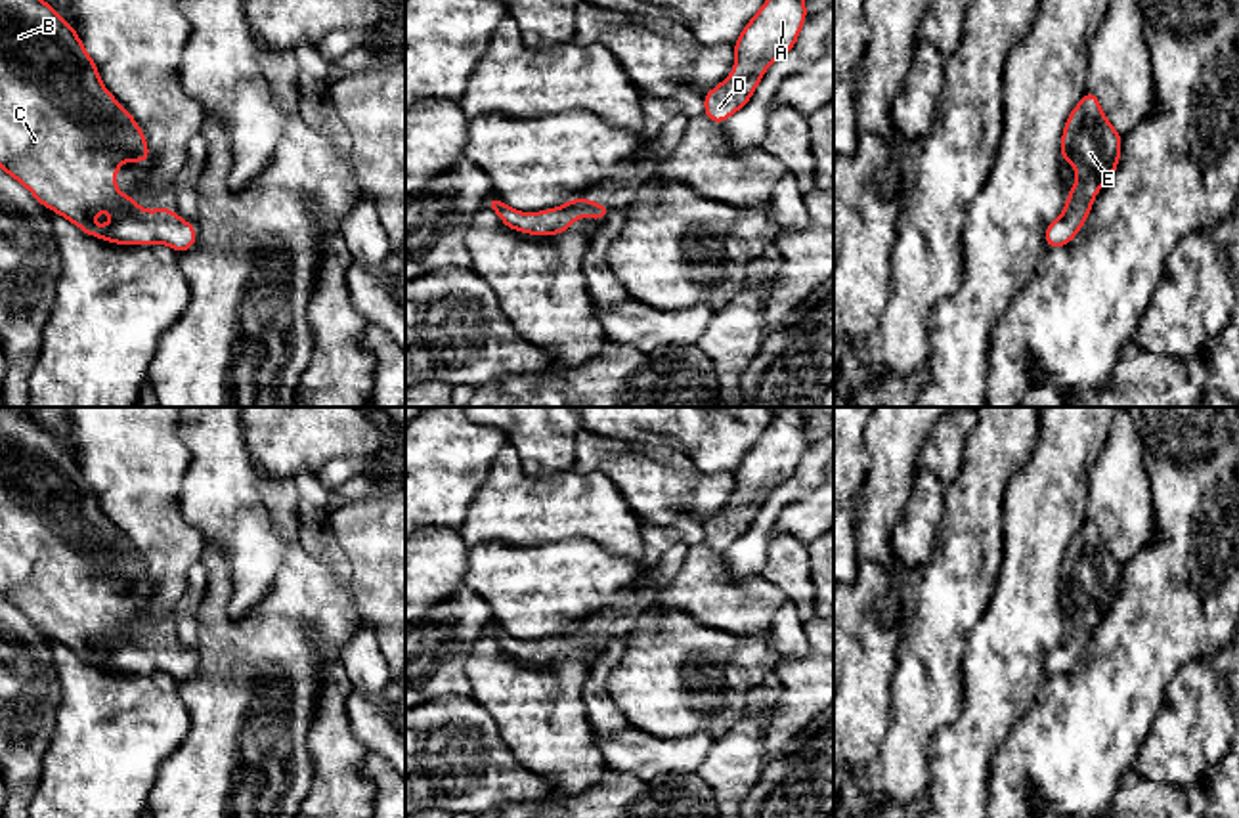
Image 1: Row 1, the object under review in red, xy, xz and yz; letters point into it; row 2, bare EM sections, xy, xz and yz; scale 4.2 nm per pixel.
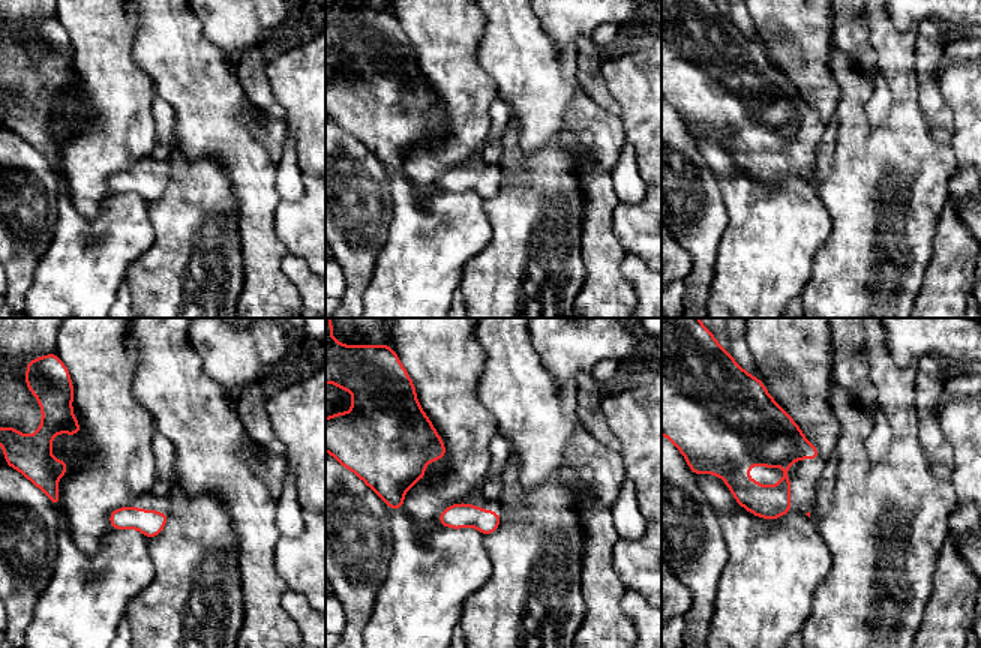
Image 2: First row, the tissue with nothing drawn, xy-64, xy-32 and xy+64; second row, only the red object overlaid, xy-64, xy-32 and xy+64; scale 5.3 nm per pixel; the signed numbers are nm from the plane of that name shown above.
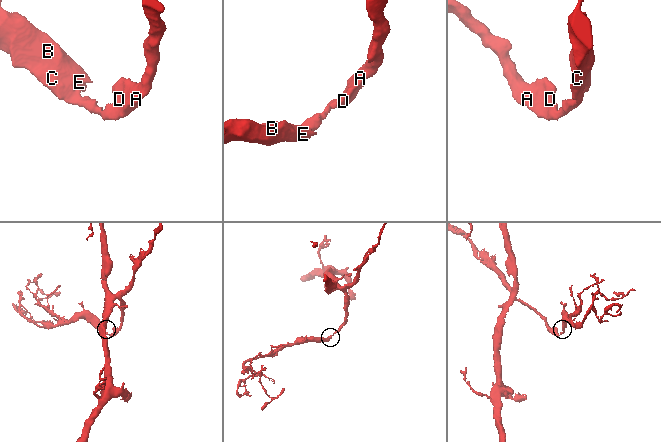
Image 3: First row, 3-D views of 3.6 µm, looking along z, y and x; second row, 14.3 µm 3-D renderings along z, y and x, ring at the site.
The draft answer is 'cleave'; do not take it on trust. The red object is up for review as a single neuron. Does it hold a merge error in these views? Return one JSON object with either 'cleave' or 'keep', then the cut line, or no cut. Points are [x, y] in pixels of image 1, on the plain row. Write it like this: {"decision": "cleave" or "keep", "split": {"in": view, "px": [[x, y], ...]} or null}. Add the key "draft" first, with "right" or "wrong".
{"draft": "wrong", "decision": "keep", "split": null}

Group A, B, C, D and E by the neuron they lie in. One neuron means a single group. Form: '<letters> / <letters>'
A B C D E

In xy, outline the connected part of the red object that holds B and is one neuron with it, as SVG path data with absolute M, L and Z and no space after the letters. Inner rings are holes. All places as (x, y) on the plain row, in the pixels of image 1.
M0 407L0 596L86 663L115 673L164 671L182 682L197 667L195 654L170 636L145 640L117 619L120 591L149 585L143 560L101 512L76 459L23 411ZM99 638L113 642L105 656L92 650Z

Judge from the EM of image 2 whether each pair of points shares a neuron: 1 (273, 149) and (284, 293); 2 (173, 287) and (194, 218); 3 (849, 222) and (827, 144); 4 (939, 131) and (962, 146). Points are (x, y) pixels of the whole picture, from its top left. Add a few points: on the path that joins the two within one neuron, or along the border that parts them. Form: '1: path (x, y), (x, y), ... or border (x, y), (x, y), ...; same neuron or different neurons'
1: border (254, 134), (276, 164); different neurons
2: path (180, 270), (191, 234); same neuron
3: border (837, 128), (833, 170), (816, 186); different neurons
4: border (945, 104), (951, 113), (951, 147); different neurons

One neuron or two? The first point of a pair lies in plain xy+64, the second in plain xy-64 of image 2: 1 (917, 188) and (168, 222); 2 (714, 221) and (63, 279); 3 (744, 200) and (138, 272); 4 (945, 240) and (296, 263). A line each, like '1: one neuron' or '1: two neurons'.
1: one neuron
2: two neurons
3: two neurons
4: two neurons

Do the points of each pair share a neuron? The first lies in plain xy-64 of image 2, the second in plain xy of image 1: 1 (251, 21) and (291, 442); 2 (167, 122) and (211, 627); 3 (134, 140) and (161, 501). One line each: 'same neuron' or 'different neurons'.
1: same neuron
2: different neurons
3: same neuron

